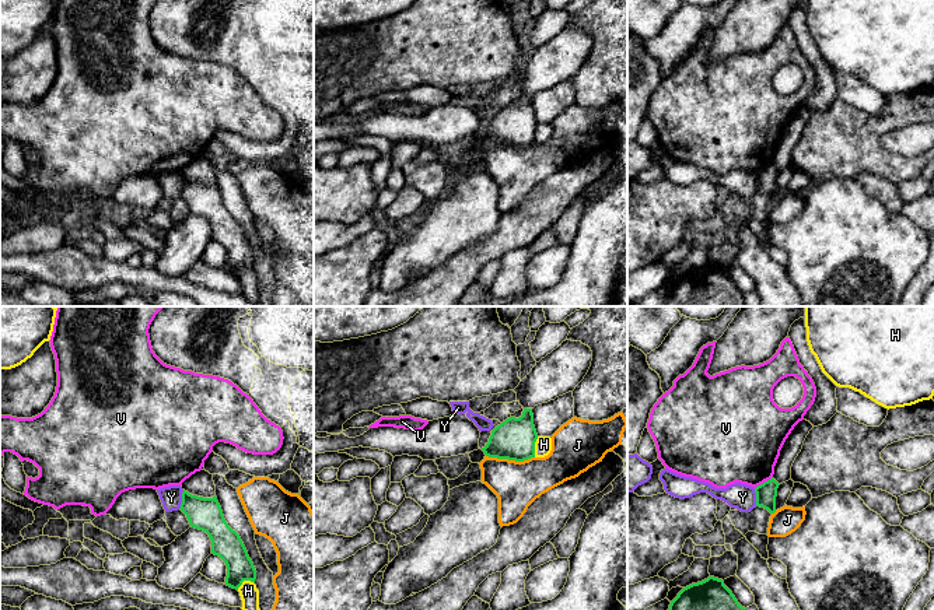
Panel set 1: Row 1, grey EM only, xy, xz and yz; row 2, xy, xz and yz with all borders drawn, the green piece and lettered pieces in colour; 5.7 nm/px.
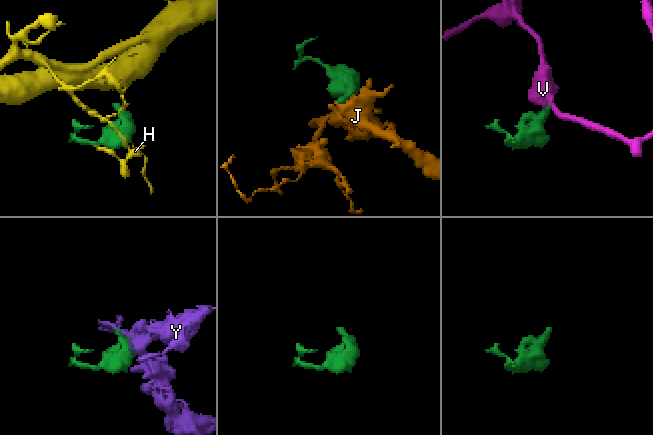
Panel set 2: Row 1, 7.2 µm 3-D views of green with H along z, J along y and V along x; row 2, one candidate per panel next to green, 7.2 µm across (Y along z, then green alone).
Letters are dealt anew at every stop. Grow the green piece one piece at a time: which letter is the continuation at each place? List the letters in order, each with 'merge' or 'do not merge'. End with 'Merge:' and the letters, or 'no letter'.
H: do not merge
J: do not merge
V: do not merge
Y: do not merge
Merge: no letter

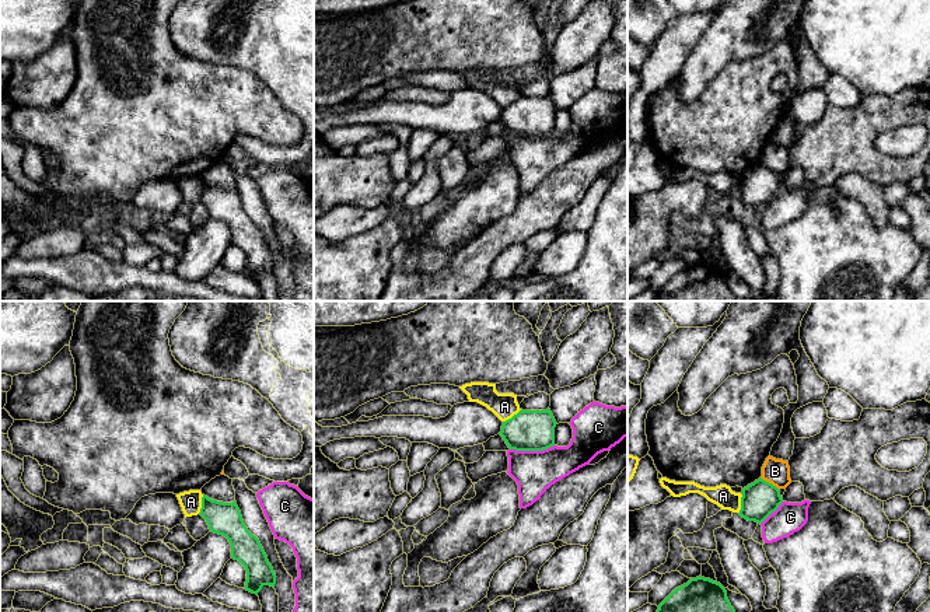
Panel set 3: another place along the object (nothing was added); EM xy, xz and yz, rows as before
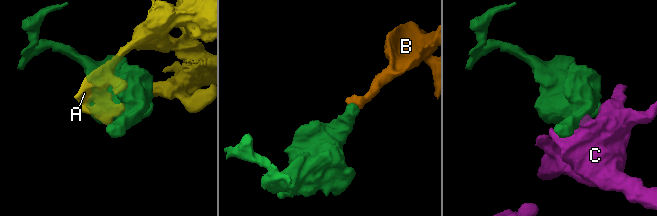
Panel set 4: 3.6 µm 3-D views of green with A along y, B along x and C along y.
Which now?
A: do not merge
B: do not merge
C: do not merge
Merge: no letter

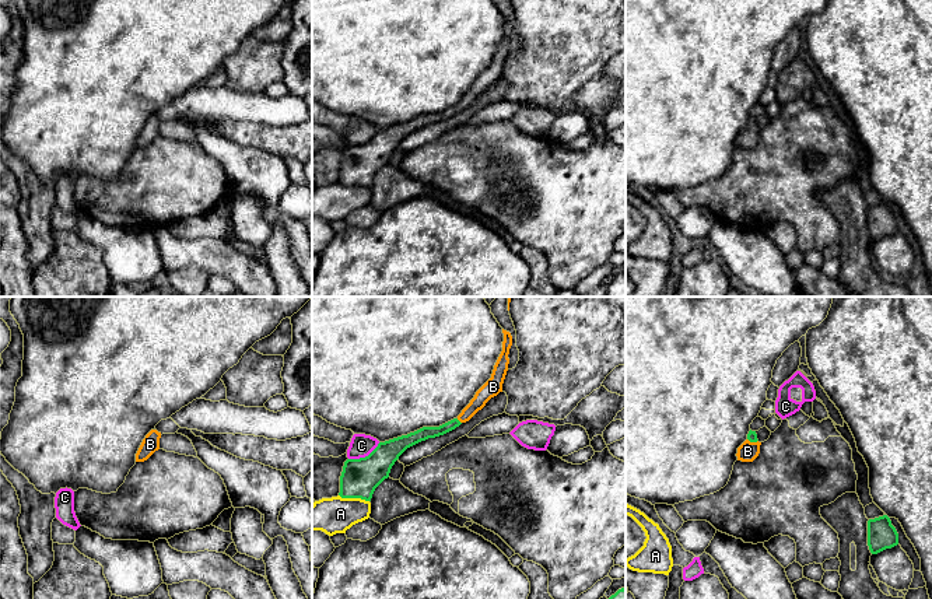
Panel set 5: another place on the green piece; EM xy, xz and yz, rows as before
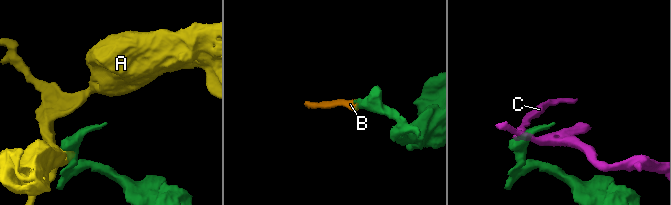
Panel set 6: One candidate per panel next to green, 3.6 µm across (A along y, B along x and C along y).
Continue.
A: do not merge
B: merge
C: do not merge
Merge: B

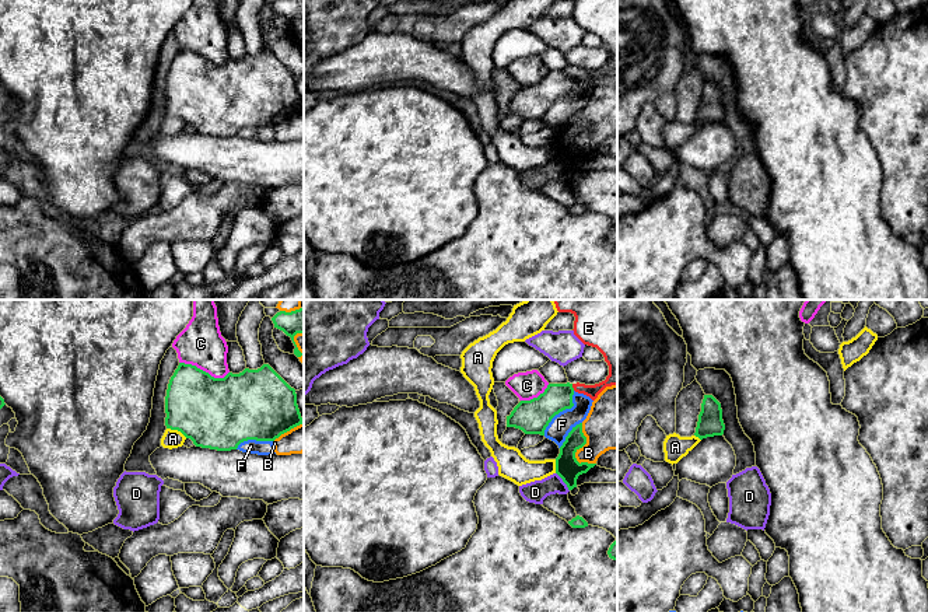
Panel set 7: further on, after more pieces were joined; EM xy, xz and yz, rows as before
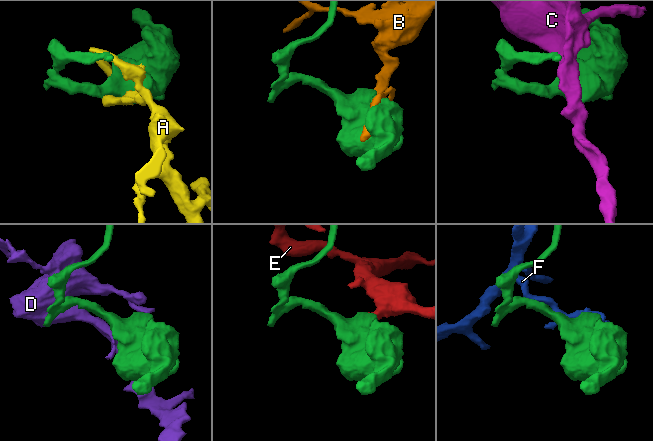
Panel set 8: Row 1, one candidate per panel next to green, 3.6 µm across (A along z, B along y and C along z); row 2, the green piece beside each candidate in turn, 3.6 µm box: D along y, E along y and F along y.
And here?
A: do not merge
B: do not merge
C: do not merge
D: do not merge
E: do not merge
F: do not merge
Merge: no letter

